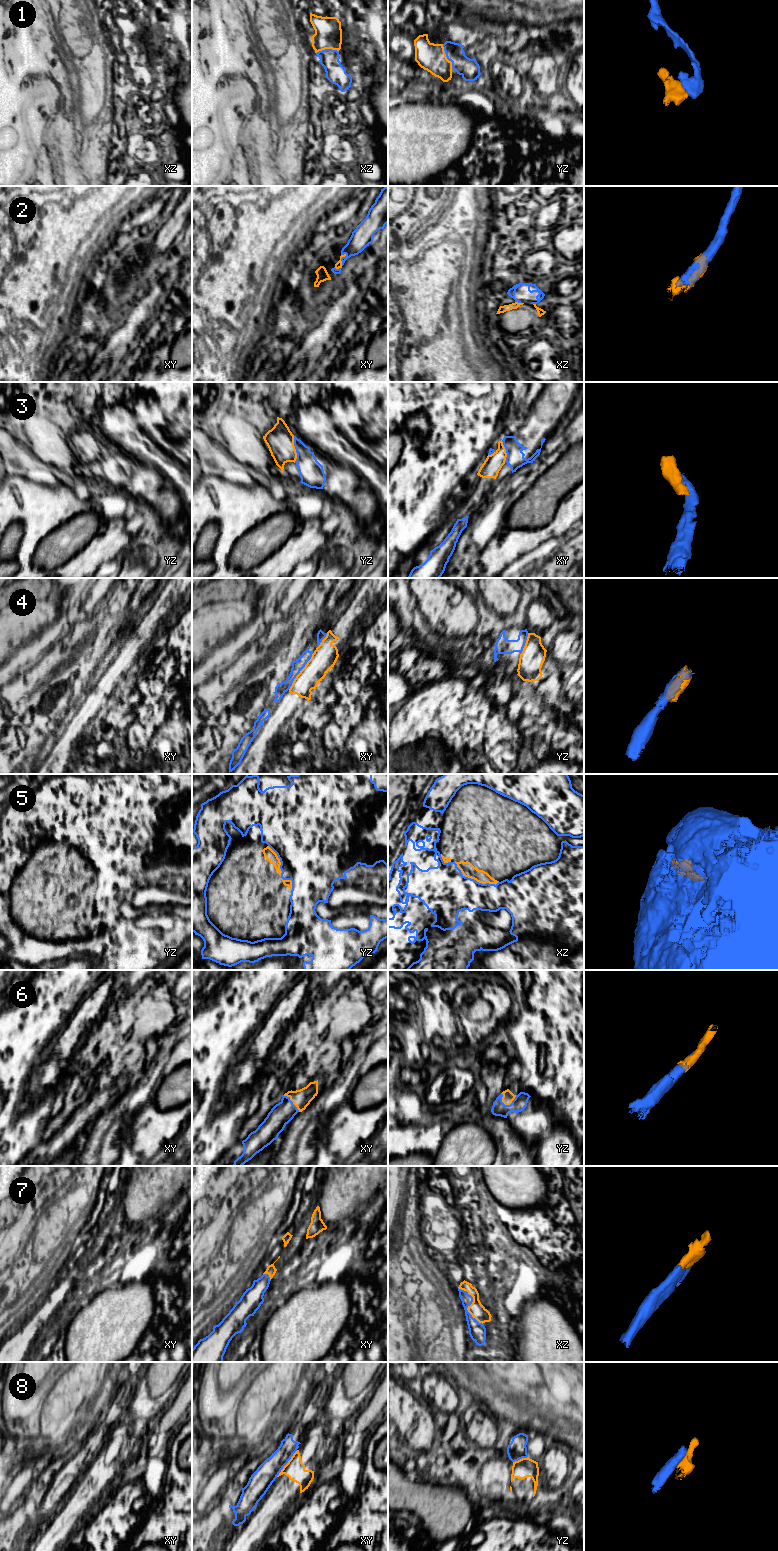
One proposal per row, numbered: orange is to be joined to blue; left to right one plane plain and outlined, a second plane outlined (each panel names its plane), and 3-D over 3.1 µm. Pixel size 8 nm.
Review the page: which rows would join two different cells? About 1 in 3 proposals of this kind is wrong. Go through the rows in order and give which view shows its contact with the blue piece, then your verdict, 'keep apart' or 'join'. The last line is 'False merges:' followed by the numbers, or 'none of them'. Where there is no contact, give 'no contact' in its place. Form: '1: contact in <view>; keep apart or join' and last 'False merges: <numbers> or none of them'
1: contact in yz; join
2: contact in xy; keep apart
3: contact in yz; keep apart
4: contact in xy; keep apart
5: contact in xz; join
6: contact in yz; join
7: contact in xz; join
8: contact in xy; keep apart
False merges: 2, 3, 4, 8

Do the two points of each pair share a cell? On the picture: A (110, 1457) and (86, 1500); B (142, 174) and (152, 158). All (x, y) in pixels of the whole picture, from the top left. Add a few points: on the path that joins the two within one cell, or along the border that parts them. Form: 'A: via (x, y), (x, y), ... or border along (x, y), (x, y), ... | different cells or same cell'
A: via (99, 1468), (97, 1479), (89, 1489) | same cell
B: border along (143, 167), (148, 168) | different cells

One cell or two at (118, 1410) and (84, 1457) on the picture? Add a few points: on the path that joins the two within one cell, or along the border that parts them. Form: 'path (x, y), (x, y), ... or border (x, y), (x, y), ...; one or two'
path (108, 1422), (93, 1445); one

